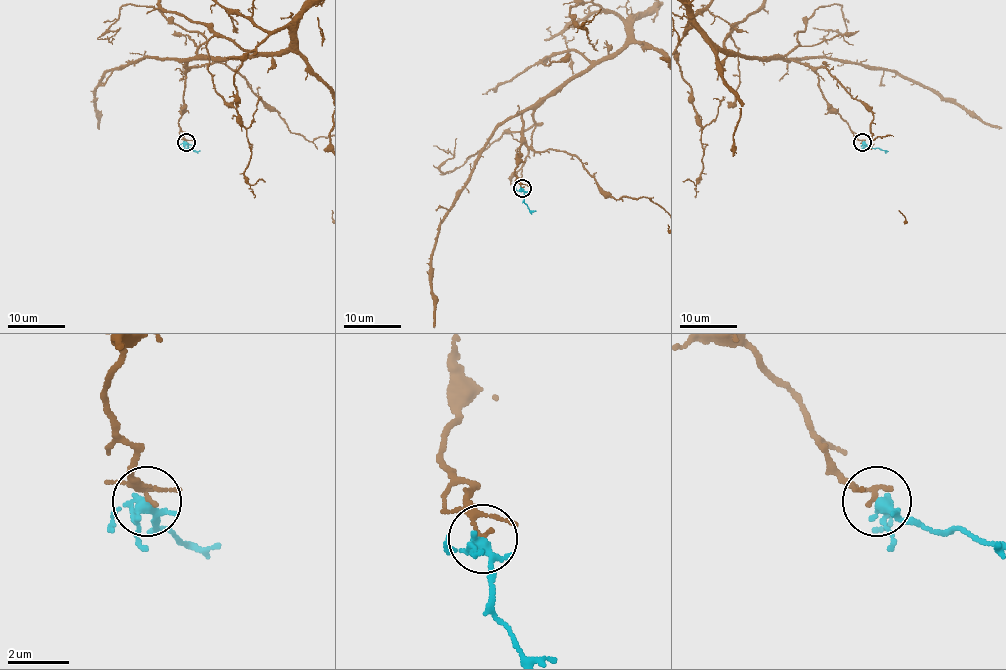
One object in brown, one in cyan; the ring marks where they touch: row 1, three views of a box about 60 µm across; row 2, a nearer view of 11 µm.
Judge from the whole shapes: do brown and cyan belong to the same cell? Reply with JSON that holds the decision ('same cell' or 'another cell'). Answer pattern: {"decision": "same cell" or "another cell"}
{"decision": "another cell"}

